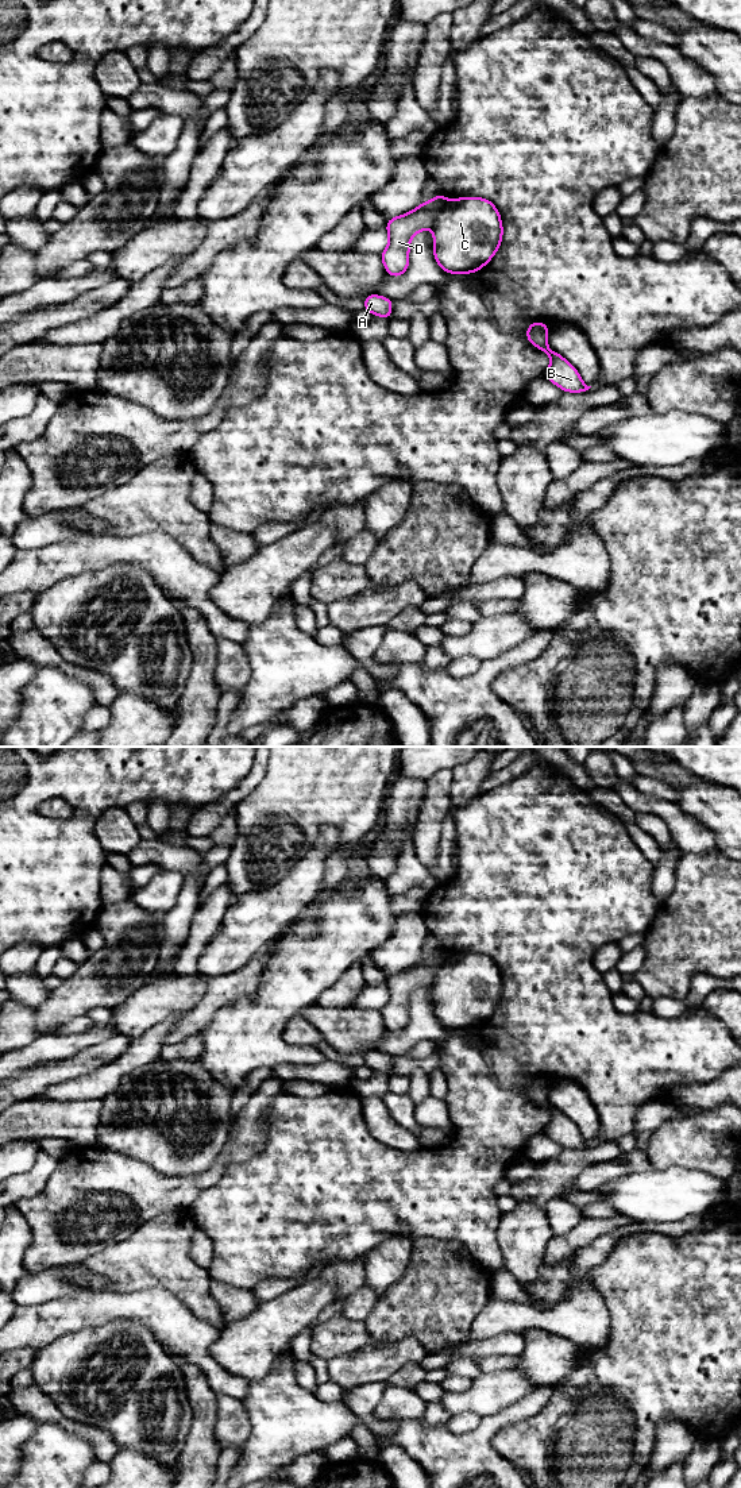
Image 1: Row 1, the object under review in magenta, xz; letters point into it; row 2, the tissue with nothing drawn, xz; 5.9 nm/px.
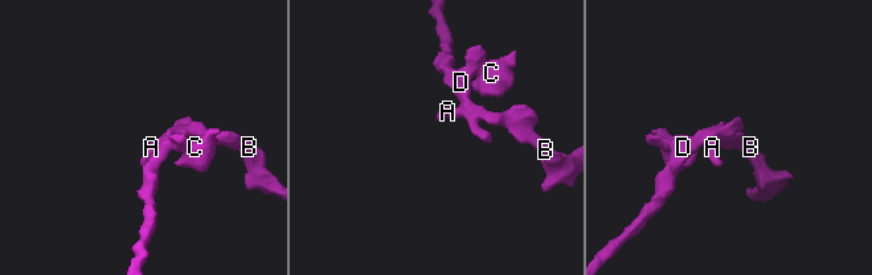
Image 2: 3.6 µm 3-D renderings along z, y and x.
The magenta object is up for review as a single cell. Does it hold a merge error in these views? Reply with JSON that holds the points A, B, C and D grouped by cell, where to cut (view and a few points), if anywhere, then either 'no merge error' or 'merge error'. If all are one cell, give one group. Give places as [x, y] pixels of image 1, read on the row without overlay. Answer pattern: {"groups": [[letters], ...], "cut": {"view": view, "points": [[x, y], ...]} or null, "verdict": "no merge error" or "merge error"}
{"groups": [["A", "B", "D"], ["C"]], "cut": {"view": "xz", "points": [[450, 958], [440, 967], [432, 983]]}, "verdict": "merge error"}

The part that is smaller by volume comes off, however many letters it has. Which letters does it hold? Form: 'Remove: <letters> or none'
Remove: C

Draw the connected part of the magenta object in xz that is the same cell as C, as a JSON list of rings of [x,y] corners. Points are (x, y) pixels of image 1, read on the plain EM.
[[[482,953],[451,956],[433,980],[433,1013],[443,1028],[468,1030],[491,1017],[502,998],[495,961]]]

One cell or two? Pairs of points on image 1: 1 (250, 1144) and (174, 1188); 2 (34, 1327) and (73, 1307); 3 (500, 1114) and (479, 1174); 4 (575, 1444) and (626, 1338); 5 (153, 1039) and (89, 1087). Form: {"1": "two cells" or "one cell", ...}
{"1": "one cell", "2": "one cell", "3": "one cell", "4": "one cell", "5": "one cell"}

